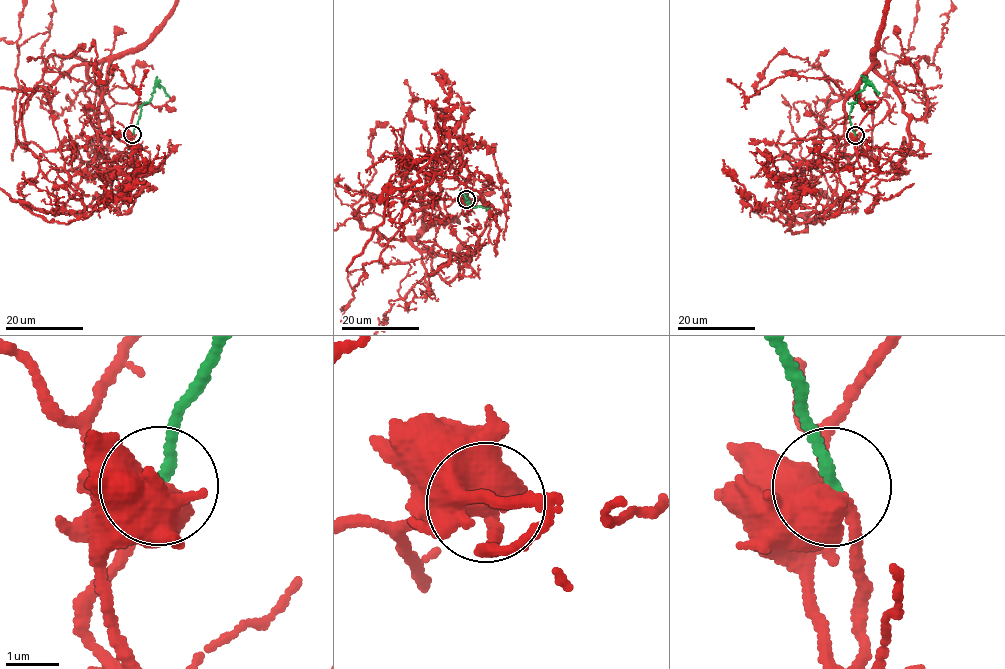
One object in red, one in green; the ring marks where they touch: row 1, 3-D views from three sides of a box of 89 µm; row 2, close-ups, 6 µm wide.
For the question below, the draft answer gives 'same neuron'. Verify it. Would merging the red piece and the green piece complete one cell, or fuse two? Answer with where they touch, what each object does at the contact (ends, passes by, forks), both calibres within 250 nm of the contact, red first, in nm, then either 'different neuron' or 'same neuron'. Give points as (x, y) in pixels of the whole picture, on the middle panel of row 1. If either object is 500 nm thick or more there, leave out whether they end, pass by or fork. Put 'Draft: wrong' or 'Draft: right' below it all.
place (466, 199); calibres 500 and 200 nm; same neuron
Draft: right

